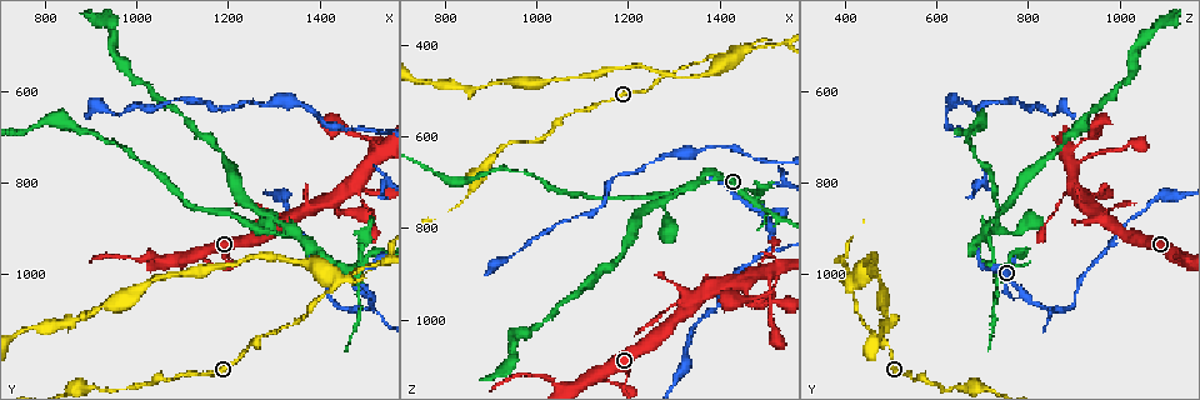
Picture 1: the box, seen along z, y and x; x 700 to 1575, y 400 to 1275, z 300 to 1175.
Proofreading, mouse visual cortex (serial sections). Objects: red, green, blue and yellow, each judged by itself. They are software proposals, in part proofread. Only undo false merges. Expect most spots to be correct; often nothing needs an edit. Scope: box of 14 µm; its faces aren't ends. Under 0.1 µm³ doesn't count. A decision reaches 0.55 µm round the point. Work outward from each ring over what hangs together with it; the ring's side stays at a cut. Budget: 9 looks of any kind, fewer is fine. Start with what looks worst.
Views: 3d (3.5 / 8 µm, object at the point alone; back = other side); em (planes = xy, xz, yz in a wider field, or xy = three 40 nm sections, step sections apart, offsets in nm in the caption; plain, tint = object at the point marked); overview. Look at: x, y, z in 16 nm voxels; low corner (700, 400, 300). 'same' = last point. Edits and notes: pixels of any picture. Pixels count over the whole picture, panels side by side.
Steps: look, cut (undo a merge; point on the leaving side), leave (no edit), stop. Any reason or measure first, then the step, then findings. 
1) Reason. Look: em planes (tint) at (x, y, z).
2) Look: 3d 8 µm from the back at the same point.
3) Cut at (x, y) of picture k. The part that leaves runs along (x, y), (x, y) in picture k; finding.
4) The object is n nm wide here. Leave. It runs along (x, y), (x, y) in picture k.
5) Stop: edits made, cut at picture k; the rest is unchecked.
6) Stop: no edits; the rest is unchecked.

Two arms in line, one across. Look: 3d 3.5 µm at (1335, 895, 710).

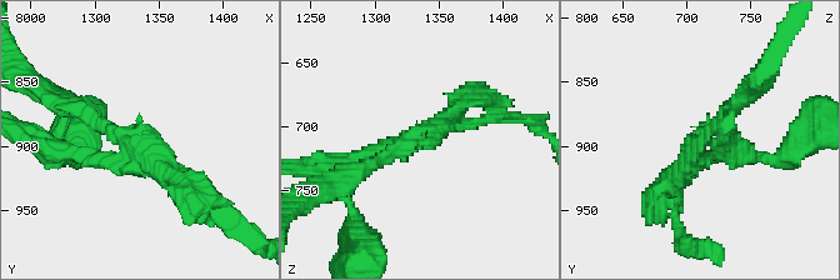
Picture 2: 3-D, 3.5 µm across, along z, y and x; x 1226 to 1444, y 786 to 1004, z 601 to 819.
3 arms meet here; the arms are 150, 200, 200 nm wide. Look: em xy step 3 (tint) at (1336, 898, 706).

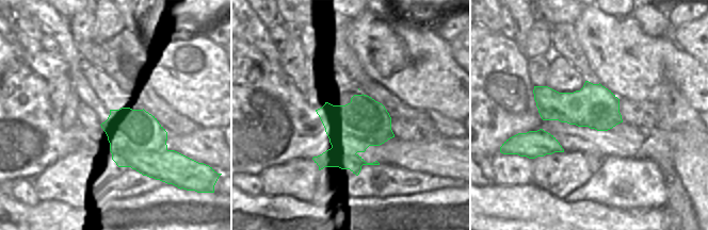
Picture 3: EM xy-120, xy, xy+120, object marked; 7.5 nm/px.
Cut at (374, 161) of picture 2. The part that leaves runs along (491, 109), (469, 100), (408, 144) in picture 2; a second cell is stuck on.

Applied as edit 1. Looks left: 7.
Side arm on a straight run. Look: 3d 3.5 µm at (1440, 1015, 425).

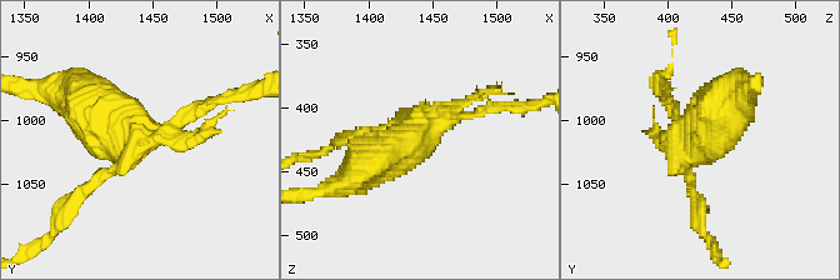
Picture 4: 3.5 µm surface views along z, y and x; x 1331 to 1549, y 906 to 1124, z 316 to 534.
Shape alone is not enough. Look: em xy step 3 (tint) at (1434, 1016, 422).

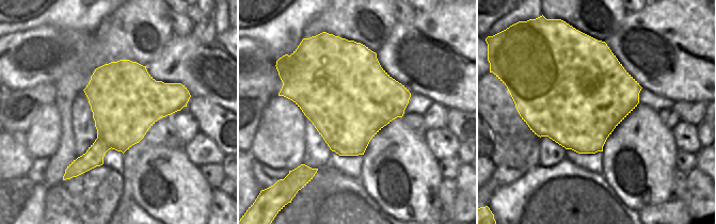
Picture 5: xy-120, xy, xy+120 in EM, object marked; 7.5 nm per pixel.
Cut at (418, 159) of picture 4. A border runs along (97, 138), (100, 138), (111, 147) in picture 5; a second cell is stuck on.

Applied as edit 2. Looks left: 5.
Three-way junction. Look: 3d 3.5 µm at (1520, 1070, 840).

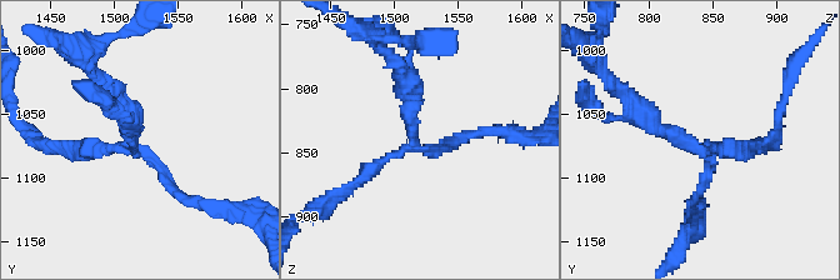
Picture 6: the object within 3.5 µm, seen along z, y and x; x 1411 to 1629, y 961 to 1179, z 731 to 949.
3 arms meet here; the arms are 150, 200, 300 nm wide; shape alone is not enough. Look: em xy step 1 (tint) at (1514, 1074, 836).

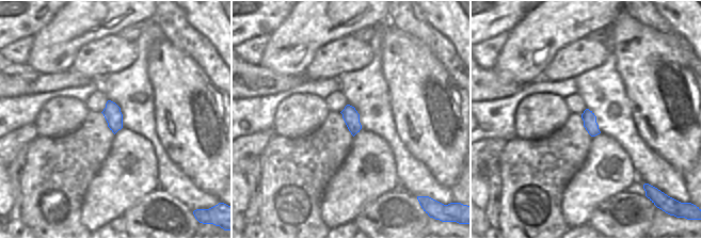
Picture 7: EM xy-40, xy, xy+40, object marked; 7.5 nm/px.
Cut at (89, 143) of picture 6. The part that leaves runs along (125, 144), (48, 148), (33, 136) in picture 6; two cells meet here.

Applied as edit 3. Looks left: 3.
See it whole again. Look: overview.

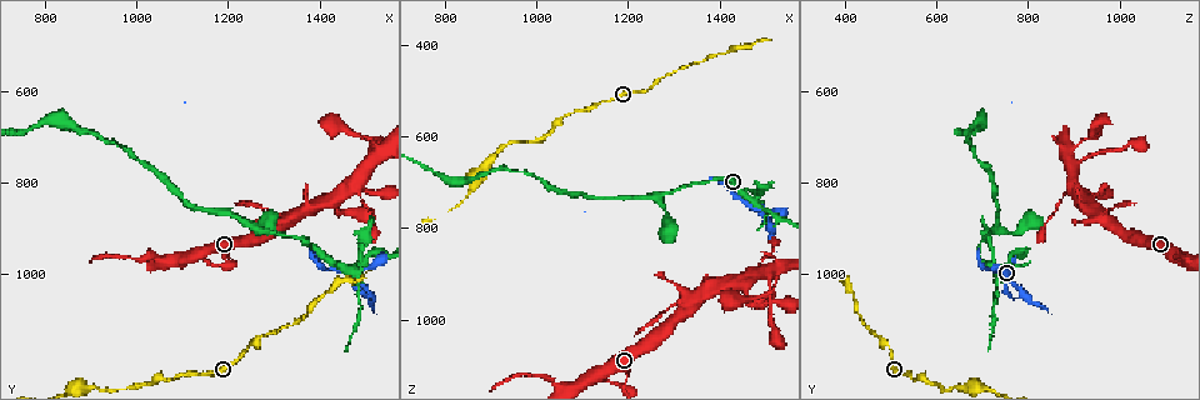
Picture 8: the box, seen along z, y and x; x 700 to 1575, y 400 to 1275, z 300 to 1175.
Arms run side by side. Look: 3d 3.5 µm at (1510, 760, 890).

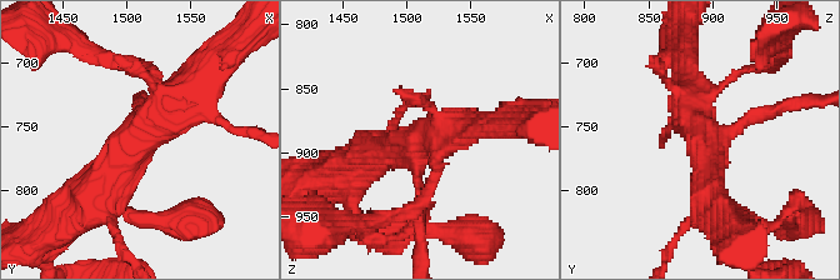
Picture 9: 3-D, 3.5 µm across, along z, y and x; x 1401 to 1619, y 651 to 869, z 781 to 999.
Look: em xy step 5 (tint) at (1510, 756, 894).

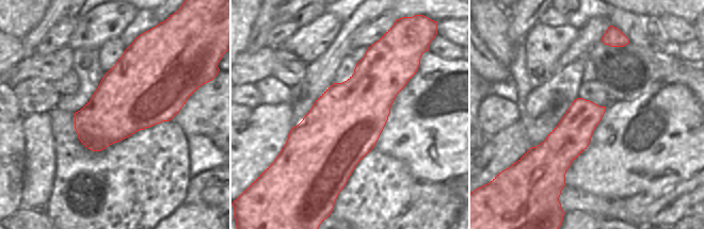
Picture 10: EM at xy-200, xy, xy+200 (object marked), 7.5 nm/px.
Leave. It runs along (88, 206), (160, 110), (156, 80) in picture 9; all the same cell.

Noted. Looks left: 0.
Stop: edits made, cut at picture 2, cut at picture 4, cut at picture 6; the rest is unchecked.

